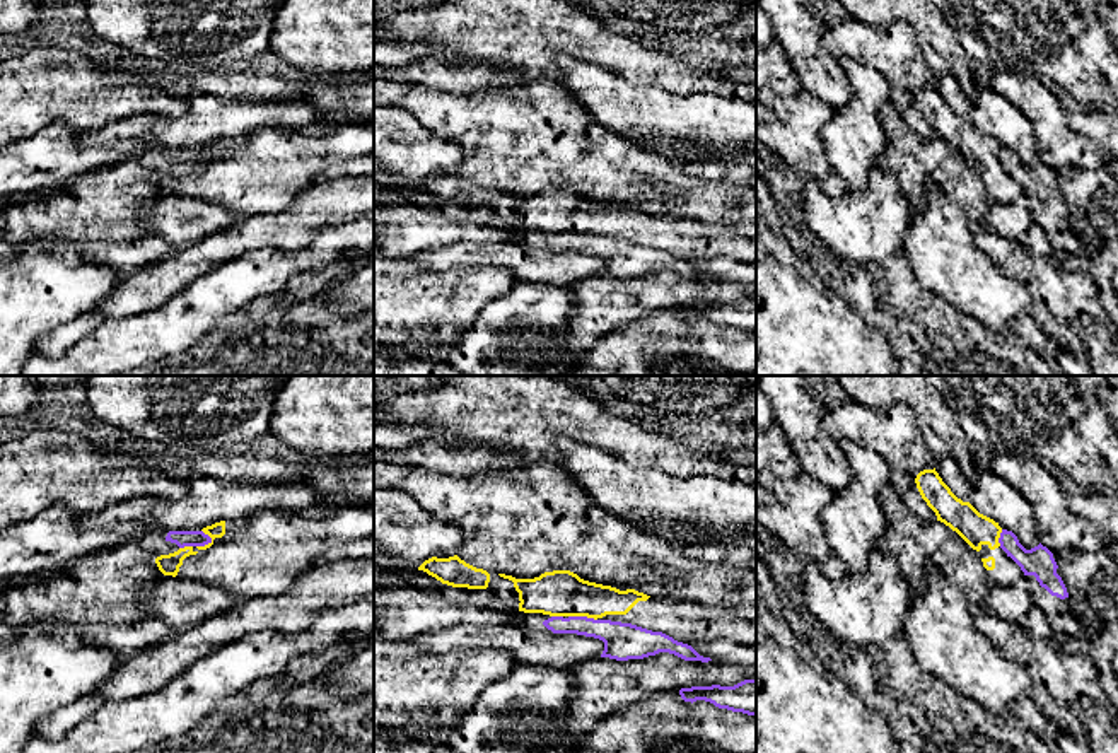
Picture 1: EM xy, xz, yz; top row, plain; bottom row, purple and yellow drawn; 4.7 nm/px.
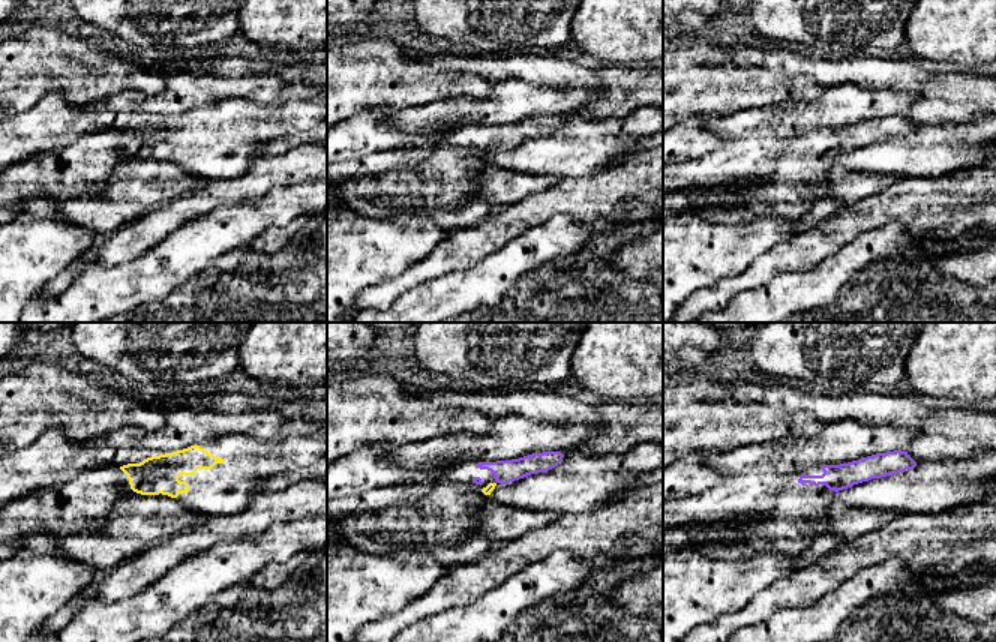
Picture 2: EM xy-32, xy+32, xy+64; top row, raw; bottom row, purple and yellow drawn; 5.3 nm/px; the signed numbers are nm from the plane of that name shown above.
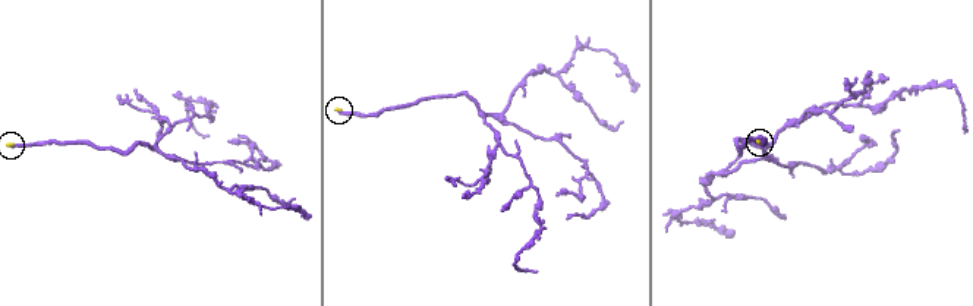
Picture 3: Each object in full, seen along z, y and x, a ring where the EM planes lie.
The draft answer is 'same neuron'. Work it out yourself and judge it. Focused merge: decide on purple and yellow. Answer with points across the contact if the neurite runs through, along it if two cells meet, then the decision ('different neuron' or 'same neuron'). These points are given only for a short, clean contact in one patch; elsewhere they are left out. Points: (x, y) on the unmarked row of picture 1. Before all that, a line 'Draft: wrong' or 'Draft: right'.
Draft: wrong
along xy (202, 147), (210, 157), (197, 164) | different neuron

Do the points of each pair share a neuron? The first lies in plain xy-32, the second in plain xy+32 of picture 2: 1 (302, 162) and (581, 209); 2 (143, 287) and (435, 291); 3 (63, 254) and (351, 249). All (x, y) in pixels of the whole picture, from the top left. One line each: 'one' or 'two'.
1: one
2: one
3: one

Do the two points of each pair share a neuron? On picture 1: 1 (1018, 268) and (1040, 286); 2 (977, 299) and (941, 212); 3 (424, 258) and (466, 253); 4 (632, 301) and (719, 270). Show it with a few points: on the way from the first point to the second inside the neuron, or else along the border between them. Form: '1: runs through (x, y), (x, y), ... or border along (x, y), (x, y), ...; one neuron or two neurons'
1: runs through (1023, 268), (1035, 280); one neuron
2: runs through (963, 277), (943, 256), (941, 234); one neuron
3: runs through (434, 258), (456, 255); one neuron
4: runs through (656, 291), (702, 291); one neuron

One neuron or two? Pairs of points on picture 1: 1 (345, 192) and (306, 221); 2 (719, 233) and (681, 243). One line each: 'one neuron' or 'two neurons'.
1: one neuron
2: one neuron

